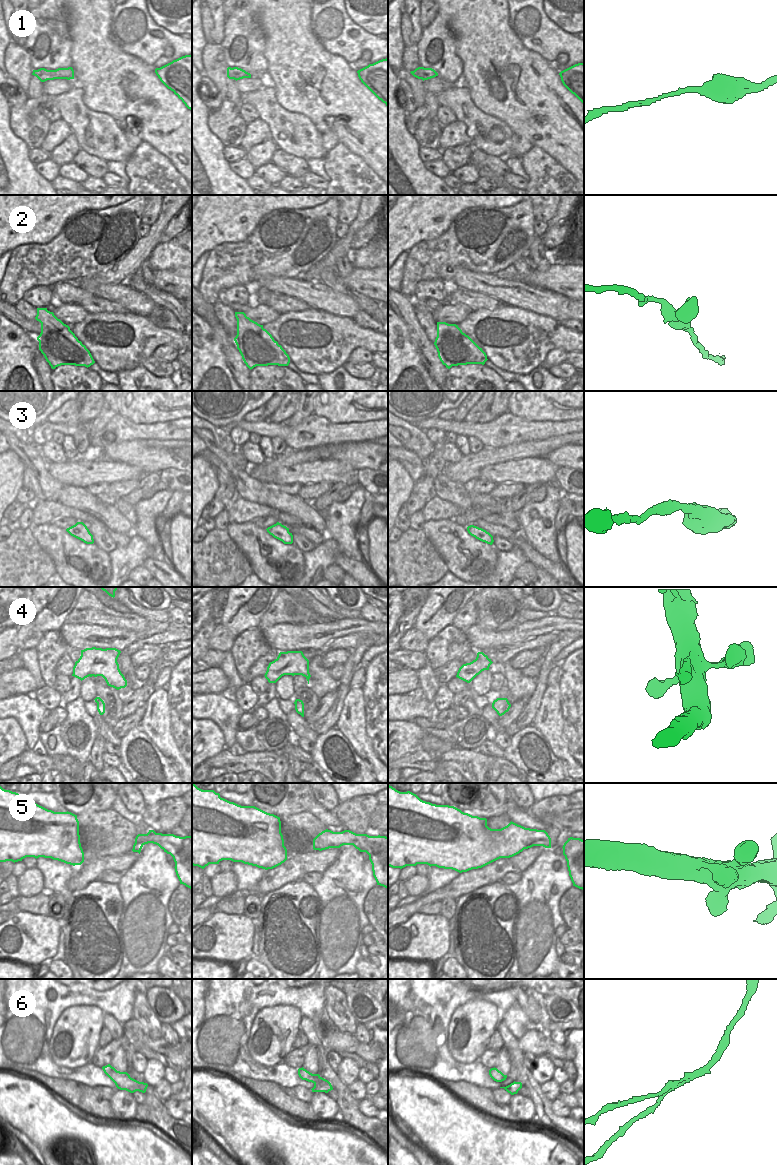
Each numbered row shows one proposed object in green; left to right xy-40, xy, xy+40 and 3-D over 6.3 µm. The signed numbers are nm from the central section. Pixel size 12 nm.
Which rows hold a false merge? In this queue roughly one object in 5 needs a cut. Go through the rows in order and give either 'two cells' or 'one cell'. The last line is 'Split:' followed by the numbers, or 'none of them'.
1: one cell
2: one cell
3: one cell
4: one cell
5: one cell
6: two cells
Split: 6

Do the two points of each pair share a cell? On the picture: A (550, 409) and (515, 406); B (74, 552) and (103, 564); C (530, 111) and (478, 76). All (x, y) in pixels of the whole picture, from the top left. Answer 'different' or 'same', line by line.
A: same
B: same
C: same

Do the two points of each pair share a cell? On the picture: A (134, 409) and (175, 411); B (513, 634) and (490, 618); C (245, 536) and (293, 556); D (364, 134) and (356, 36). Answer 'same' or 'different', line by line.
A: same
B: different
C: same
D: different

